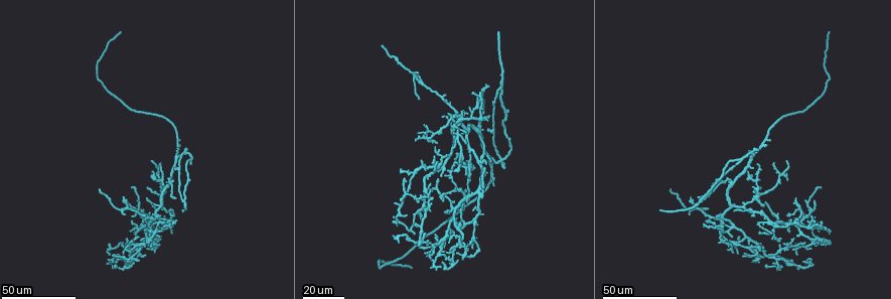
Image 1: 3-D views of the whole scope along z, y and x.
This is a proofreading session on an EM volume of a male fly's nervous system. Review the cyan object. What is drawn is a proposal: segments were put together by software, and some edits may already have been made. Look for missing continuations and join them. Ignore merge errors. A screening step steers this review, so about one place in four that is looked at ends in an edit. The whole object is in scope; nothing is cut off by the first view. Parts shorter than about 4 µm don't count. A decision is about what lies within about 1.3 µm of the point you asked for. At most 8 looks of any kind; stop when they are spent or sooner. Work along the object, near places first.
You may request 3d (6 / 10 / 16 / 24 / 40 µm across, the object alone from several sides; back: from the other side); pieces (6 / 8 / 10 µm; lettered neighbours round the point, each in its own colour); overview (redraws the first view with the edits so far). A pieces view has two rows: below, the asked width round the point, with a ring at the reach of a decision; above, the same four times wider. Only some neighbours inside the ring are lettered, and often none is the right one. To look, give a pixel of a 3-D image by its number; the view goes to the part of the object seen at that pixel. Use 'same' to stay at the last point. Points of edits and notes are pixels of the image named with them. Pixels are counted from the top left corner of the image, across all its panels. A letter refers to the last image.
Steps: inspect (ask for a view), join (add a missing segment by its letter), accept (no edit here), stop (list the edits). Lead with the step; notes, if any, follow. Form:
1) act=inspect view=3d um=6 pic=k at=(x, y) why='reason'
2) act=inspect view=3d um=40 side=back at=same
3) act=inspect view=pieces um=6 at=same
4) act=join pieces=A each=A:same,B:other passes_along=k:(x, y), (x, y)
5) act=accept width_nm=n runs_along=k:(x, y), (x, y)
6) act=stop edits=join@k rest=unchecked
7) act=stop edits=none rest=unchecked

act=inspect view=3d um=40 pic=1 at=(461, 209) why='an open end'

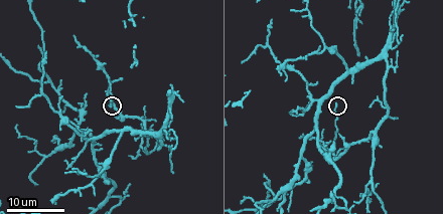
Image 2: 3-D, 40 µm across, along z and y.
act=inspect view=pieces um=6 pic=2 at=(336, 104) why='what lies round it'

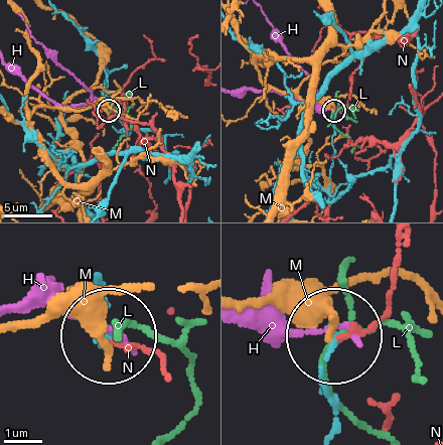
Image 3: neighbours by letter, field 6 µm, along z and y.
act=accept width_nm=130 each=H:other,L:other,M:other,N:other runs_along=3:(331, 430), (338, 411), (322, 373), (334, 337) found='no lettered segment goes on from it'

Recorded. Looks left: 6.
act=inspect view=3d um=40 pic=1 at=(182, 210) why='thin end'

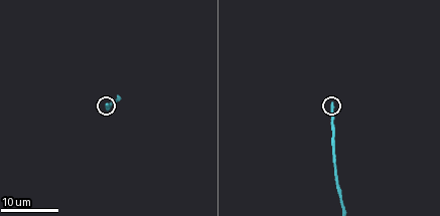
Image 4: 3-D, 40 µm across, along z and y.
act=inspect view=pieces um=10 pic=4 at=(331, 103)

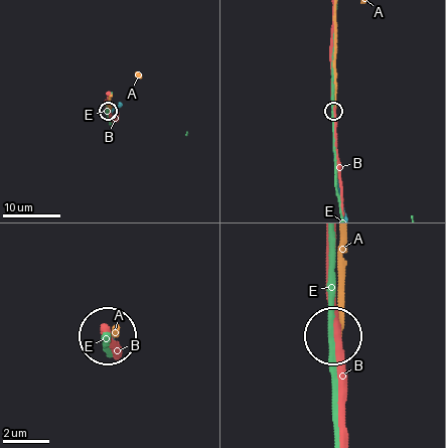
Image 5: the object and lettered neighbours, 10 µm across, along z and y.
act=join pieces=A each=A:same,B:other,E:other passes_along=5:(333, 127), (335, 27) found='the cell continues'

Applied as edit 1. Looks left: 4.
act=inspect view=3d um=40 pic=1 at=(489, 162) why='branch stops here'

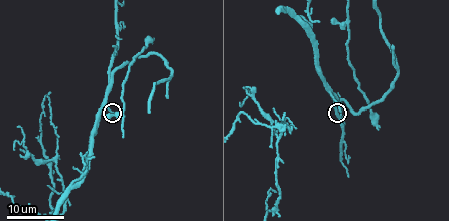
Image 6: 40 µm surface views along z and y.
act=inspect view=pieces um=6 pic=6 at=(339, 108)

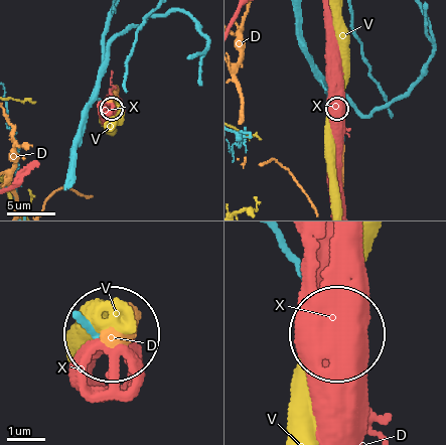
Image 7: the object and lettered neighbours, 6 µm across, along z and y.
act=accept each=D:other,V:other,X:other found='no lettered segment goes on from it'

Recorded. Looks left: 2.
act=stop edits=join@5 rest=unchecked

